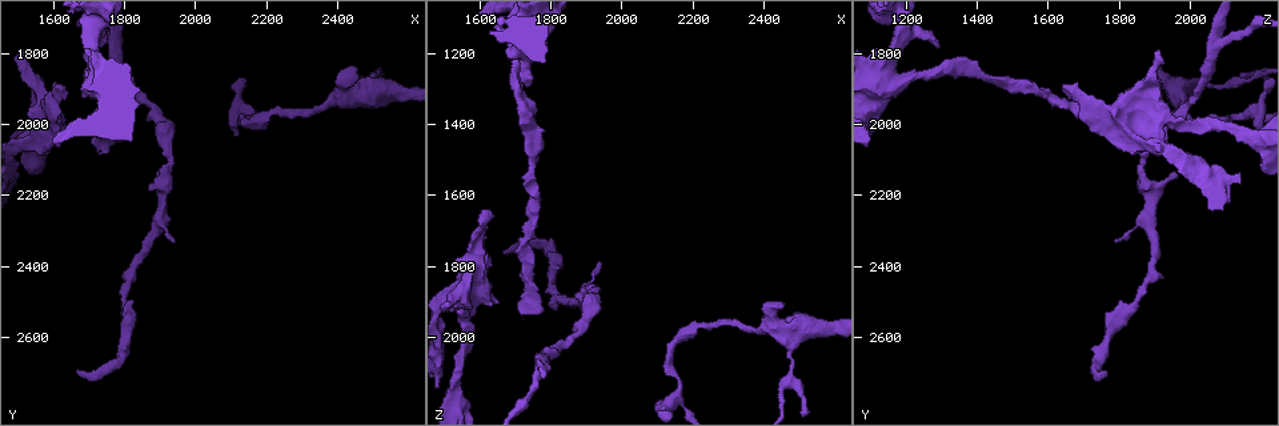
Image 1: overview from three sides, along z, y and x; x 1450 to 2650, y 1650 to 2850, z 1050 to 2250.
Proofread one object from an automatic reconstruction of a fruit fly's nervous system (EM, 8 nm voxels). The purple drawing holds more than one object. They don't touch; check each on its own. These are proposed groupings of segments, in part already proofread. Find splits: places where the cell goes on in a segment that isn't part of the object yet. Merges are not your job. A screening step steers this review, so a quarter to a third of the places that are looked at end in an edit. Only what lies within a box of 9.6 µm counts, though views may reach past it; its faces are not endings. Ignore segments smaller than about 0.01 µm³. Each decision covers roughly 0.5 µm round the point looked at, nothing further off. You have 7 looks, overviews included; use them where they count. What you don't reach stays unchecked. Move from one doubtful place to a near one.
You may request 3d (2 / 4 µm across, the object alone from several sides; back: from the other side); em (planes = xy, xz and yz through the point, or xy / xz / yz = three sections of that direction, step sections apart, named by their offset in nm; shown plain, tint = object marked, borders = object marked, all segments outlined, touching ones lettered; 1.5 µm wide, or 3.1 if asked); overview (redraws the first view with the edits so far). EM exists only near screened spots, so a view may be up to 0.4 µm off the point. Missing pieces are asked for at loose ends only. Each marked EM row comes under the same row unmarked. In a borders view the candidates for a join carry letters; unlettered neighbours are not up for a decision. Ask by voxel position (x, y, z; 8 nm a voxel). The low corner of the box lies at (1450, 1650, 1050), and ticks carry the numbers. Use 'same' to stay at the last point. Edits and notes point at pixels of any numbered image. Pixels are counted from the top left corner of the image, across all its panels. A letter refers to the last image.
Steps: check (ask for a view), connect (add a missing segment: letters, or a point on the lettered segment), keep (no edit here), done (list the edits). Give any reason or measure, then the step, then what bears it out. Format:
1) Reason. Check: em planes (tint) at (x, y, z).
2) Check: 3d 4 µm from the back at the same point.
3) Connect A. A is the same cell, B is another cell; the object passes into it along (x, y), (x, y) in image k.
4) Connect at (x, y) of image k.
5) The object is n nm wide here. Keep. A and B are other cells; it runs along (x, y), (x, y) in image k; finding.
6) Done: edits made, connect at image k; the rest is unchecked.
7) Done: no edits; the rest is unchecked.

Branch stops here. Check: em xy step 4 (borders) at (1740, 2080, 1910).

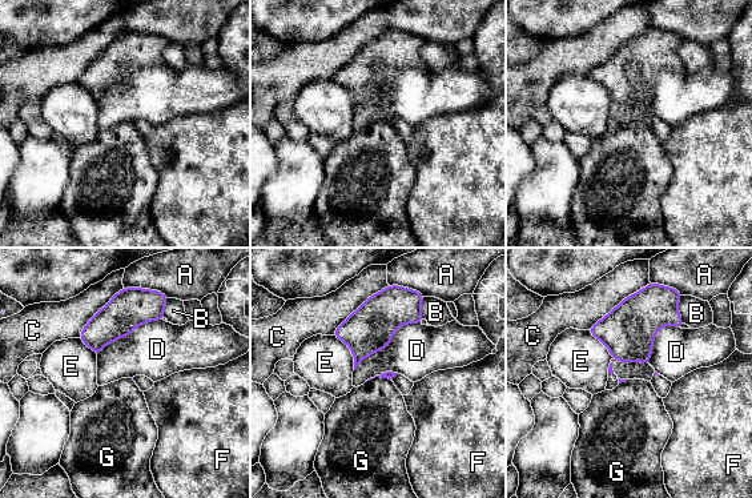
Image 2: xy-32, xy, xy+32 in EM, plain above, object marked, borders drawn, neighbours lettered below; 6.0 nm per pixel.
Keep. A, B, C, D, E, F and G are other cells; a border runs along (421, 322), (402, 324), (354, 370) in image 2; no lettered segment goes on from it.

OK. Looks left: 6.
Branch stops here. Check: em planes (tint) at (1730, 1790, 1300).

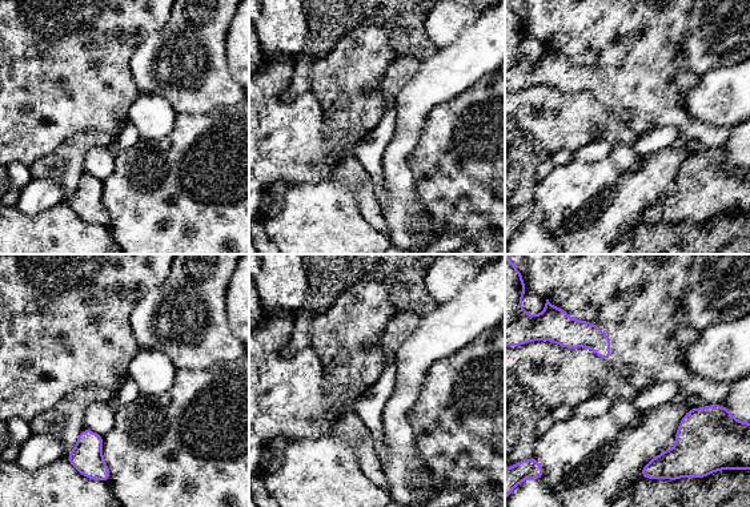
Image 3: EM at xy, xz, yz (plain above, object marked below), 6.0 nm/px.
See the neighbours. Check: em planes (borders) at the same point.

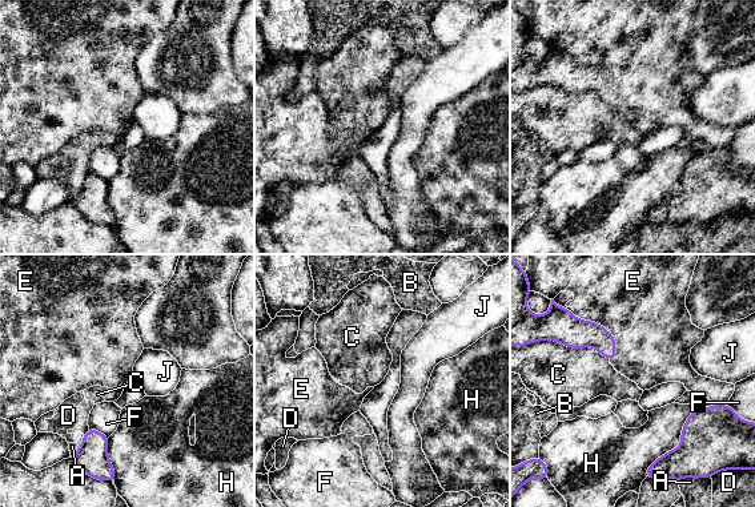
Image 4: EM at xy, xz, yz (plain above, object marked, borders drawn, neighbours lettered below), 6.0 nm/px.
Keep. A, B, C, D, E, F, H and J are other cells; a border runs along (574, 316), (615, 338), (614, 362) in image 4; no lettered segment goes on from it.

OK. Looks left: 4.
Check: em planes (borders) at (1940, 2330, 1780).

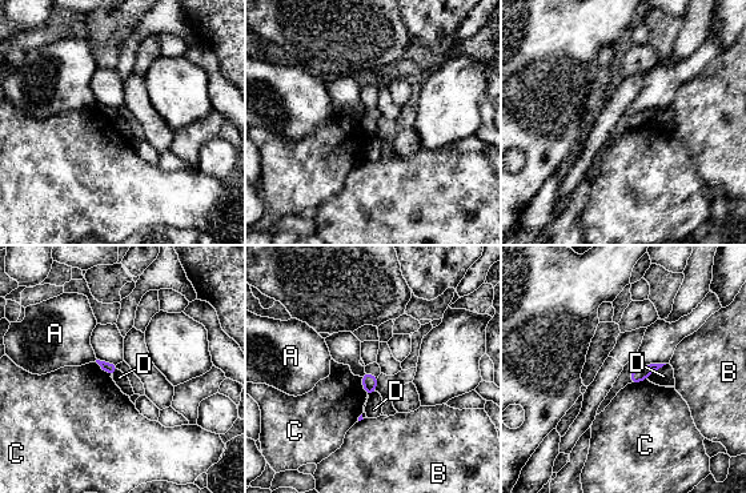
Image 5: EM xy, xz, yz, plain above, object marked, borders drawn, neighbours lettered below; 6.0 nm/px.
Keep. A, B, C and D are other cells; a border runs along (360, 377), (367, 396) in image 5; no lettered segment goes on from it.

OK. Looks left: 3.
Done: no edits; the rest is unchecked.

